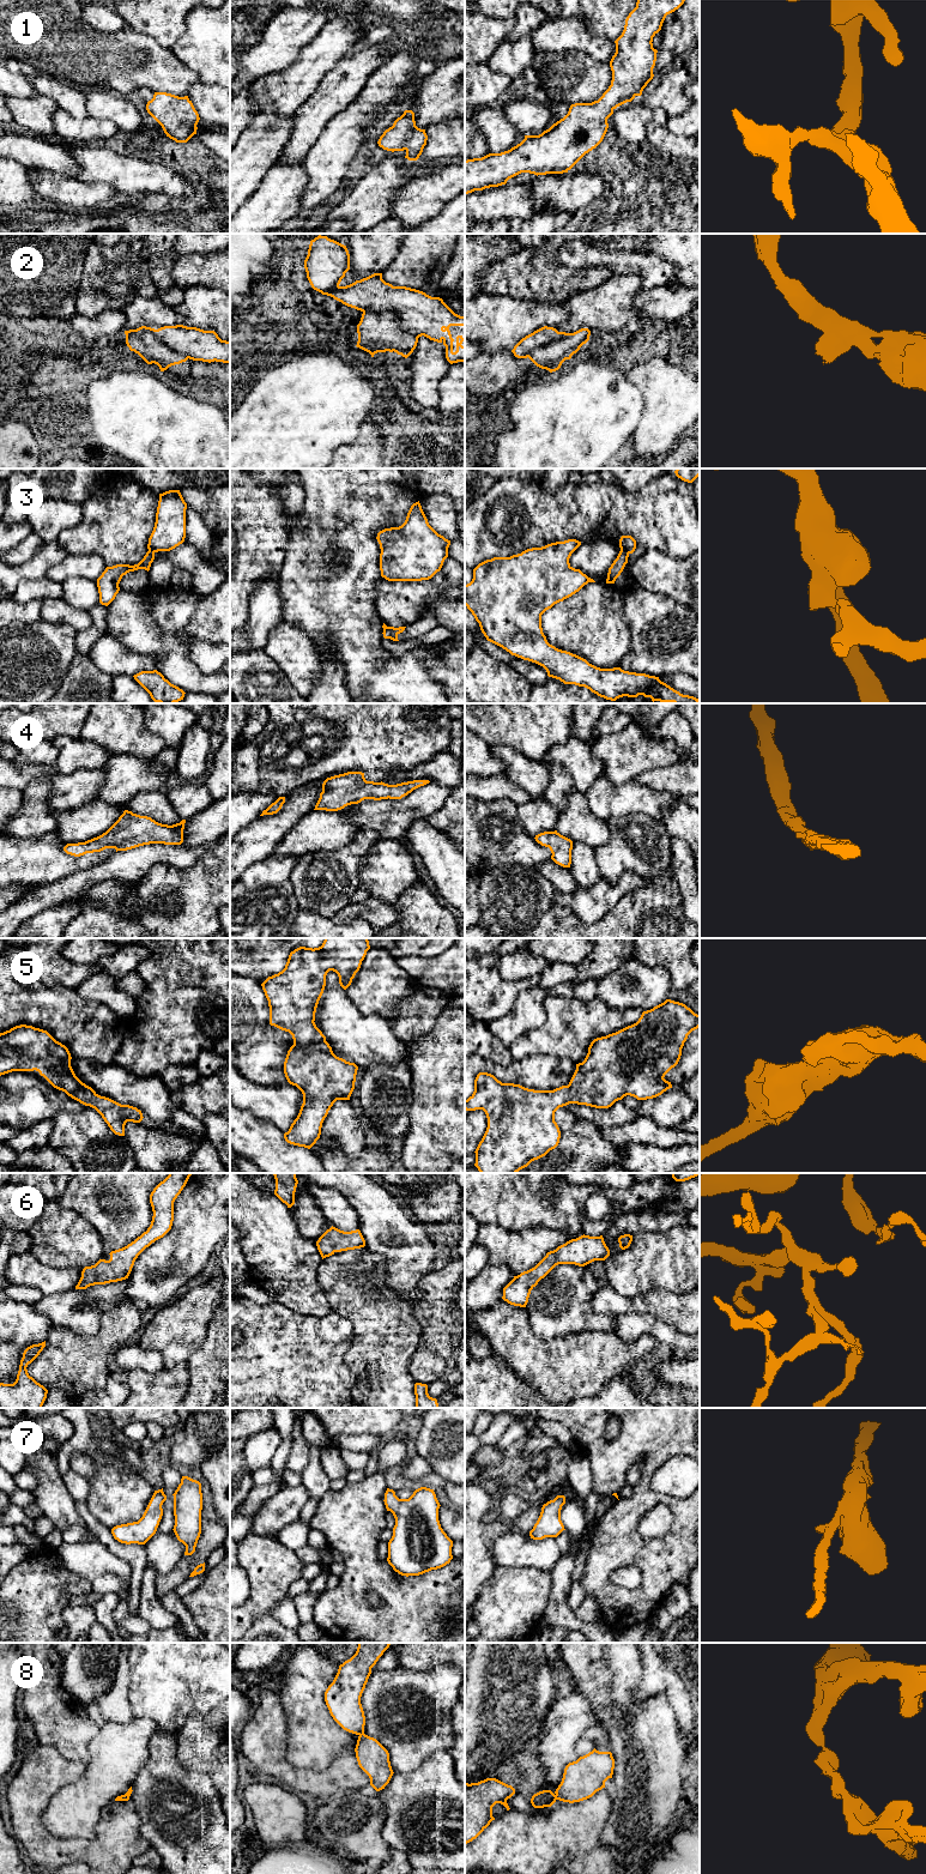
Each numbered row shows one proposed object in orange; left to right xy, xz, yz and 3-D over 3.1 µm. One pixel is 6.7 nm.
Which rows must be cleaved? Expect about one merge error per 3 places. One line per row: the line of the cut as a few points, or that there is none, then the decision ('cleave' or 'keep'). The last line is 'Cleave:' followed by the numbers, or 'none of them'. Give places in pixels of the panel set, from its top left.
1: no cut | keep
2: xz (363, 310), (391, 310), (398, 318), (401, 326), (417, 338) | cleave
3: yz (621, 548), (628, 554) | cleave
4: no cut | keep
5: no cut | keep
6: no cut | keep
7: no cut | keep
8: xz (363, 1733), (359, 1735) | cleave
Cleave: 2, 3, 8

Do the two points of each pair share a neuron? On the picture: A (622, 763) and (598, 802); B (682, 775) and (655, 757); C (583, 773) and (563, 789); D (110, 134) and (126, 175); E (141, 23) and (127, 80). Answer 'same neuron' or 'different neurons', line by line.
A: different neurons
B: different neurons
C: different neurons
D: different neurons
E: different neurons

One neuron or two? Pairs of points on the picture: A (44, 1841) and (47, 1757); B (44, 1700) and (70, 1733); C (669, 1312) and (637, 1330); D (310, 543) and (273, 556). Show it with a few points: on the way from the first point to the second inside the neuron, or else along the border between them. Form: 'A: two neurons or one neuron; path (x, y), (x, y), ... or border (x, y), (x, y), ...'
A: one neuron; path (32, 1820), (32, 1787), (40, 1777)
B: one neuron; path (50, 1709), (65, 1724)
C: two neurons; border (631, 1312), (654, 1315), (683, 1333)
D: two neurons; border (290, 533), (285, 558), (278, 575)

